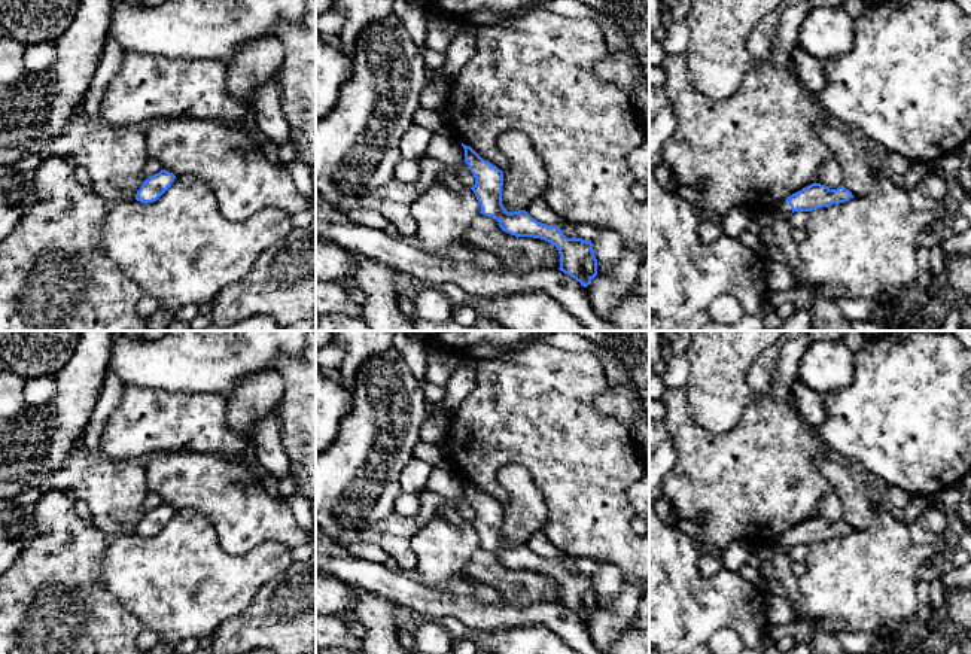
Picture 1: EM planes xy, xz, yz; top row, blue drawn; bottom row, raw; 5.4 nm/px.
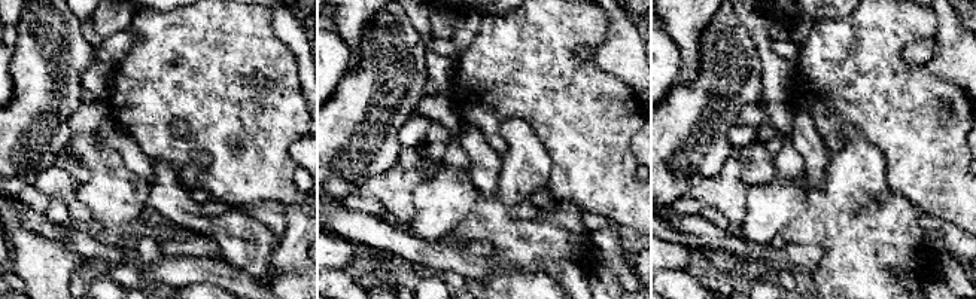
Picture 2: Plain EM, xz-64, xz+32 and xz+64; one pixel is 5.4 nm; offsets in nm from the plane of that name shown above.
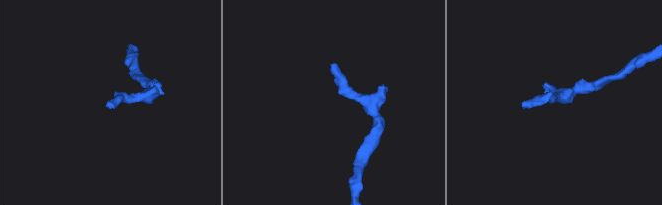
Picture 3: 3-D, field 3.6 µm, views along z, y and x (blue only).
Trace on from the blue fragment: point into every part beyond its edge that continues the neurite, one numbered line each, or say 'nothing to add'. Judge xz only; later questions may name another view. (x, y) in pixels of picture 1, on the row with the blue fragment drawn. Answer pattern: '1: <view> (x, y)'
nothing to add

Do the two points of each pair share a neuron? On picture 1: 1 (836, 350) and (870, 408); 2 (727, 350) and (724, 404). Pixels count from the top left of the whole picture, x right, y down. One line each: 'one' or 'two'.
1: two
2: one

